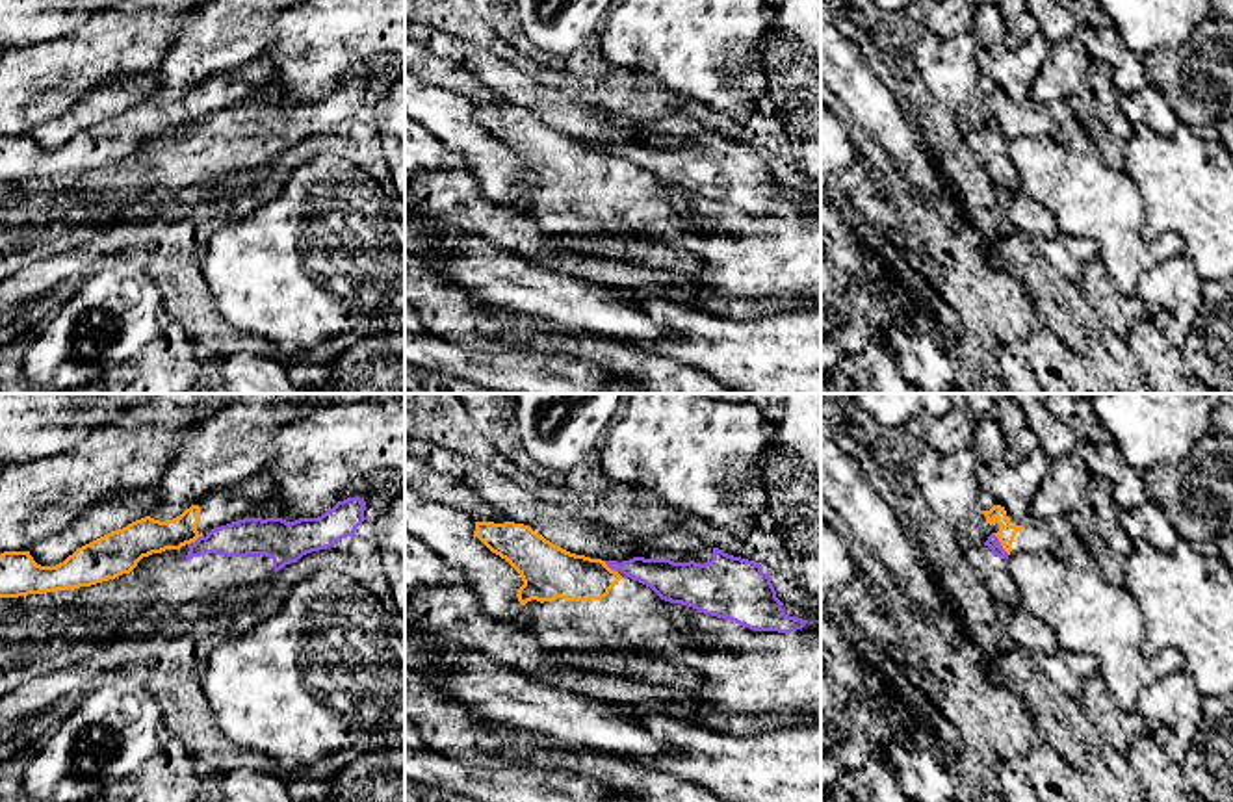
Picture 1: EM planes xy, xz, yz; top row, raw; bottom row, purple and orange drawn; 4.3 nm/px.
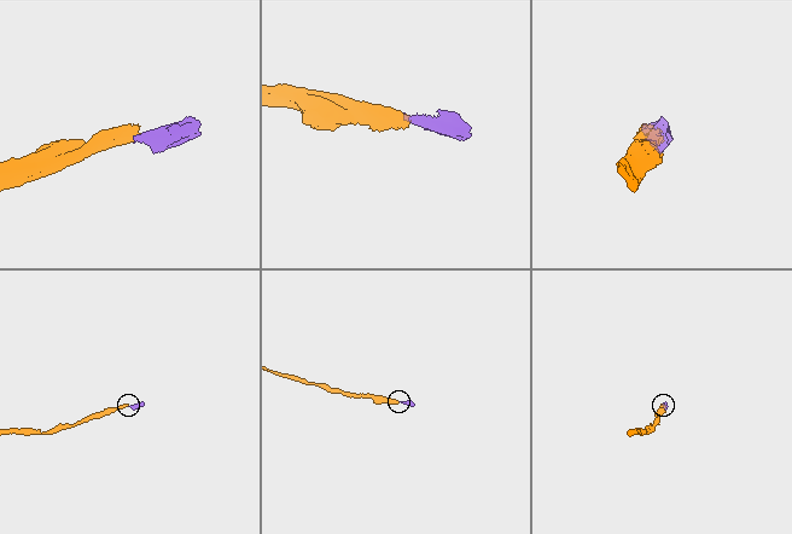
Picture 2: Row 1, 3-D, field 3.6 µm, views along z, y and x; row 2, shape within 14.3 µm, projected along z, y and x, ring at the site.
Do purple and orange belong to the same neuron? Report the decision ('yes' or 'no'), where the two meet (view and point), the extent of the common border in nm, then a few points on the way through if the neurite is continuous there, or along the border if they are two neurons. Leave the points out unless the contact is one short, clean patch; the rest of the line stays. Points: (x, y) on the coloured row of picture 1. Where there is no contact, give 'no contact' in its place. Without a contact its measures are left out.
no | yz (999, 544) | 120 nm | along yz (992, 533), (1009, 554)

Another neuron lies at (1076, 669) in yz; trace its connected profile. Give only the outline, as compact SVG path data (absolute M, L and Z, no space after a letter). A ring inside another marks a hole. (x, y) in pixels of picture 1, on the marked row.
M1034 650L1031 652L1031 661L1051 685L1073 700L1081 698L1084 681L1099 670L1096 655L1068 650L1058 650L1057 653Z

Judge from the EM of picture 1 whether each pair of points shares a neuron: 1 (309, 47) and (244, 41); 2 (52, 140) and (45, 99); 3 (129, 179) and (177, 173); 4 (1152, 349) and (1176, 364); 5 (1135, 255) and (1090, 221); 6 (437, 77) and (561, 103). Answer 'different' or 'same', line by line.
1: different
2: different
3: different
4: same
5: same
6: different

